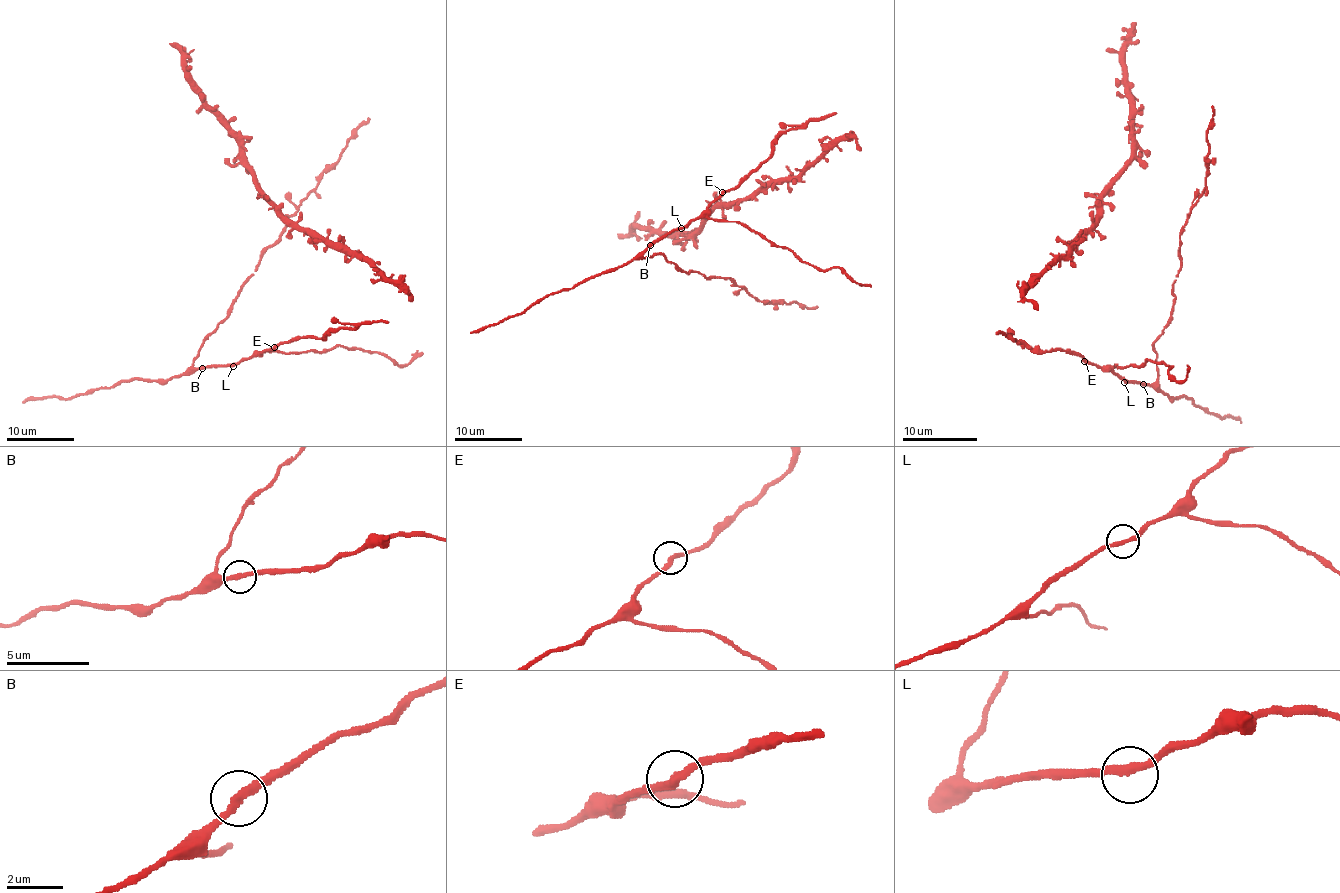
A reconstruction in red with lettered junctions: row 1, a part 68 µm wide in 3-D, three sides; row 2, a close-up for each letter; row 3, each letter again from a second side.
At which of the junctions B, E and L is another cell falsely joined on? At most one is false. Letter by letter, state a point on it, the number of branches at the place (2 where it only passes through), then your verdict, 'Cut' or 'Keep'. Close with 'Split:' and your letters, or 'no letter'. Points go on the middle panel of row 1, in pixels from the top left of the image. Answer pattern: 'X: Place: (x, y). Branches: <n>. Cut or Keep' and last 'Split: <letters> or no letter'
B: Place: (650, 245). Branches: 2. Keep
E: Place: (722, 192). Branches: 2. Keep
L: Place: (681, 228). Branches: 2. Keep
Split: no letter

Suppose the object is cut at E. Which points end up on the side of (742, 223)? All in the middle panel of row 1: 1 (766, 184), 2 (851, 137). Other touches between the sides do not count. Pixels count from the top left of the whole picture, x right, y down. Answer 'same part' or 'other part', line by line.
1: same part
2: same part

